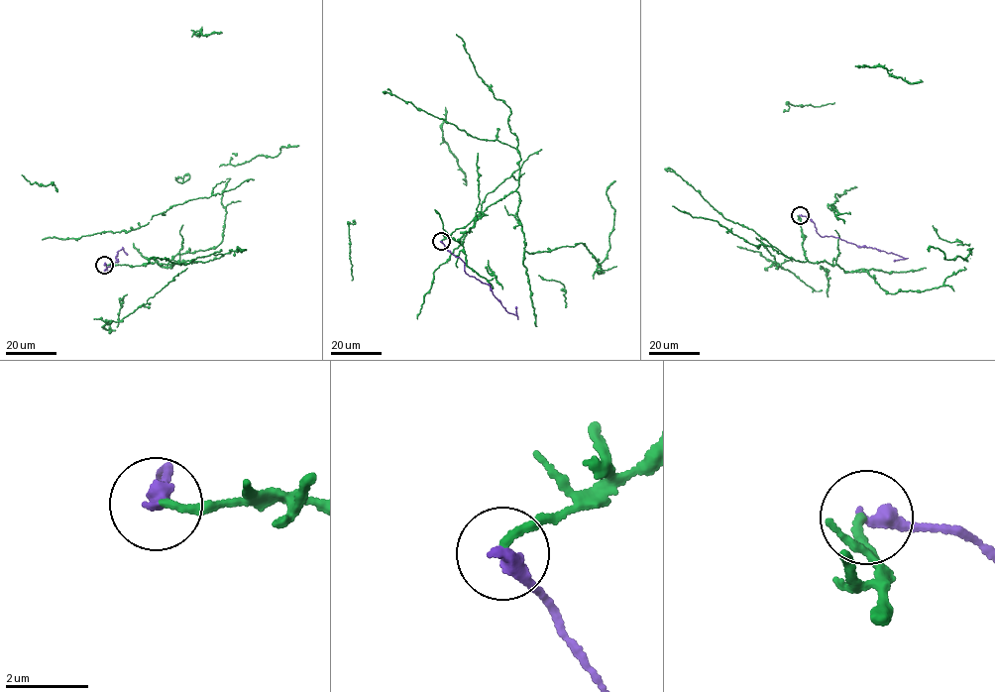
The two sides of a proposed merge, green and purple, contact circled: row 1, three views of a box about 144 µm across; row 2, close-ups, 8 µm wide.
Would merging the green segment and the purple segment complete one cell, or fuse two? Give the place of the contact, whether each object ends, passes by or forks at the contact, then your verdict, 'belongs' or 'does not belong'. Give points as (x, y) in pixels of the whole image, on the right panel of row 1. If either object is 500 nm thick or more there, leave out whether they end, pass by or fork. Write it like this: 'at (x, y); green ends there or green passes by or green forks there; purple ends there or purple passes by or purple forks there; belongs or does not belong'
at (800, 215); green ends there; purple ends there; does not belong

